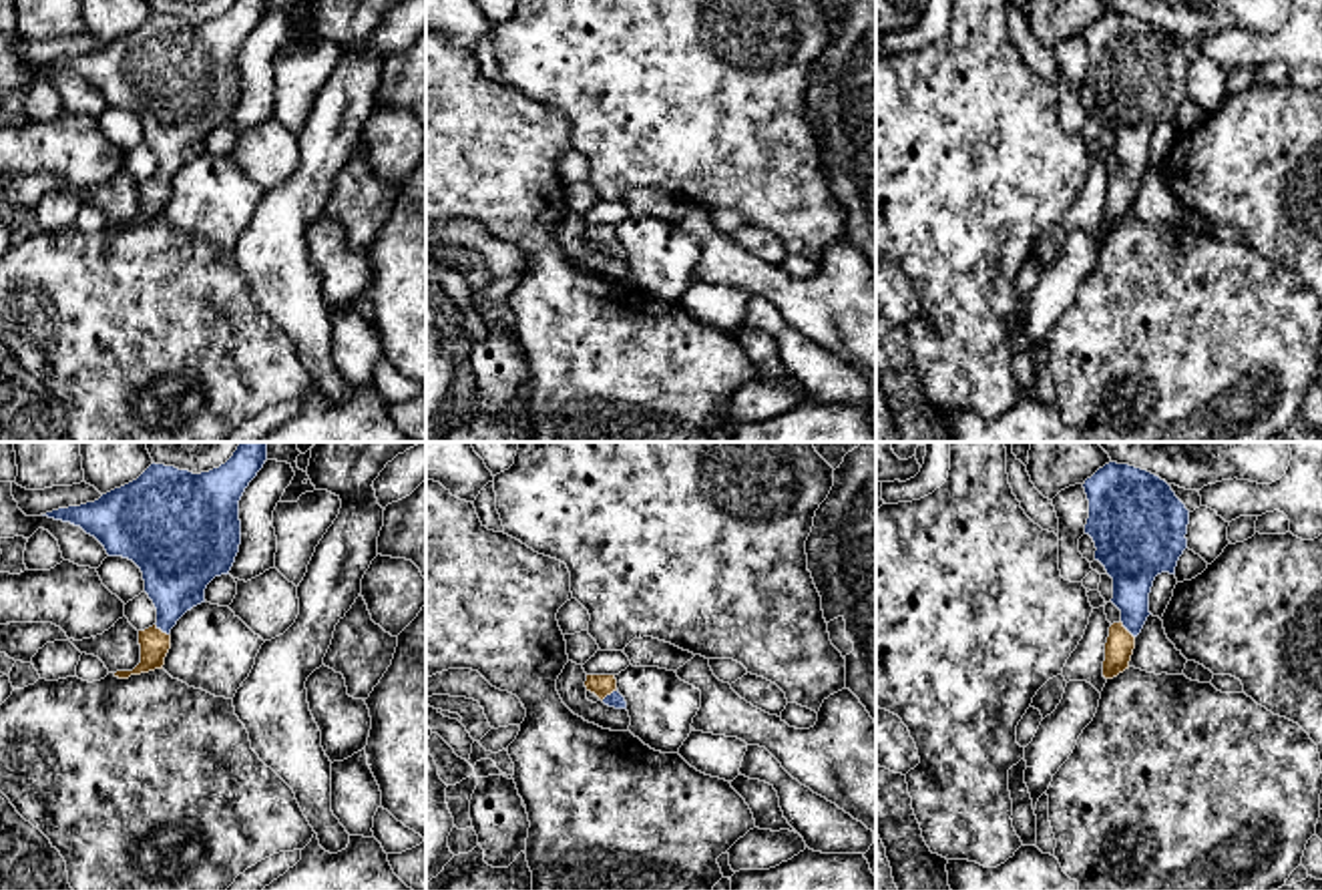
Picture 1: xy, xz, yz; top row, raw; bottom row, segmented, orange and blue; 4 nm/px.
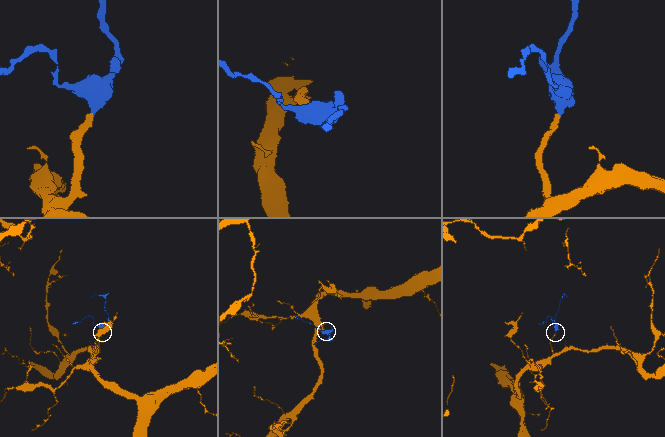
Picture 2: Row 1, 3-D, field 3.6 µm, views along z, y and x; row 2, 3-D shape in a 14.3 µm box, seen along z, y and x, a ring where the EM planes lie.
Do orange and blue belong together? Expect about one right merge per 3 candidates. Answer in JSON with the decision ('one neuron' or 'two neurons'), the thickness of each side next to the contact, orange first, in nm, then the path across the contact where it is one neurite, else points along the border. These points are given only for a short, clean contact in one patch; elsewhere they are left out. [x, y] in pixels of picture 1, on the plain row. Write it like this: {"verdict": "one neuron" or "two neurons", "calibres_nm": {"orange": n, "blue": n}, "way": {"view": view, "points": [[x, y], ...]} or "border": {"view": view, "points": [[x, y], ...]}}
{"verdict": "one neuron", "calibres_nm": {"orange": 120, "blue": 190}, "way": {"view": "yz", "points": [[1120, 195], [1126, 179], [1132, 117]]}}

